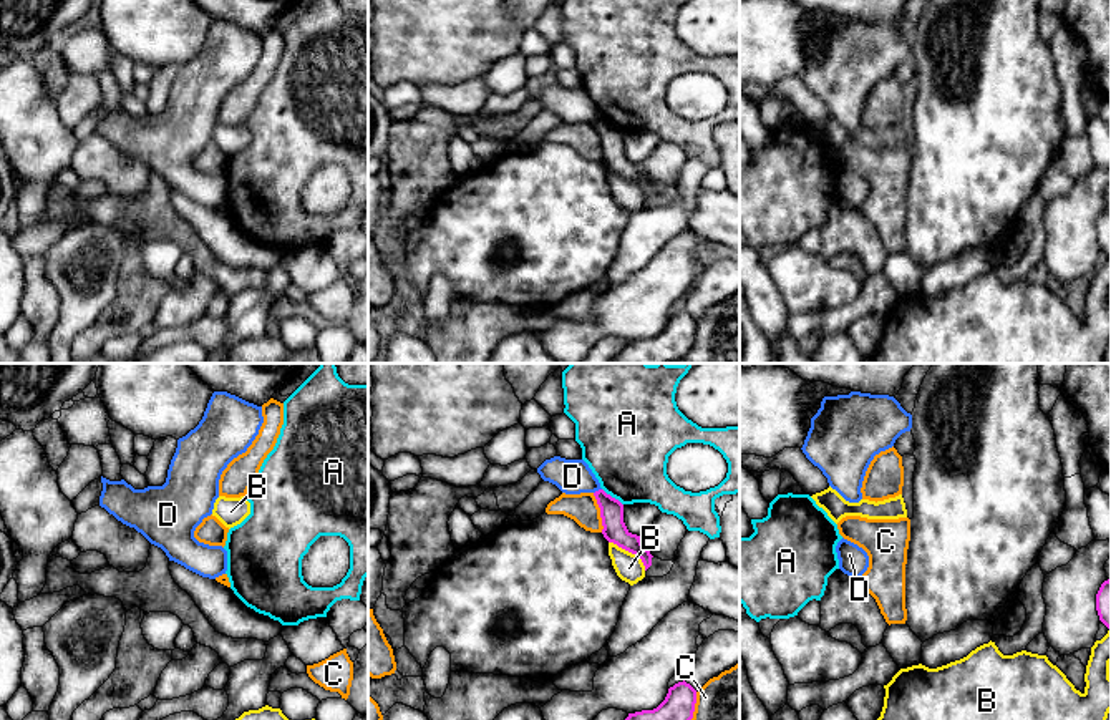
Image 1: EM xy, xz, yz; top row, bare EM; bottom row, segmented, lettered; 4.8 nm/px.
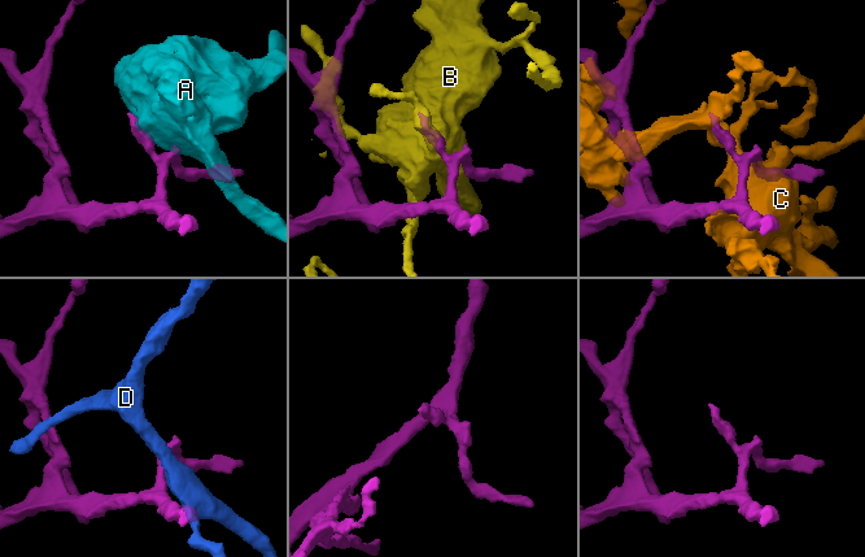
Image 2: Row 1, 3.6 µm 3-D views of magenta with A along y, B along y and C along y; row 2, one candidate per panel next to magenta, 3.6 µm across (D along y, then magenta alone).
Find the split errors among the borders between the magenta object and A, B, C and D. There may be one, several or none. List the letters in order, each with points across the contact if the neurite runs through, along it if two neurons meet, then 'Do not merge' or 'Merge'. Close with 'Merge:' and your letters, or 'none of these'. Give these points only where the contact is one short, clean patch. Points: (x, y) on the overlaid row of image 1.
A: Boundary: xz (602, 488), (622, 505). Do not merge
B: Do not merge
C: Do not merge
D: Boundary: xz (601, 488), (594, 493). Do not merge
Merge: none of these

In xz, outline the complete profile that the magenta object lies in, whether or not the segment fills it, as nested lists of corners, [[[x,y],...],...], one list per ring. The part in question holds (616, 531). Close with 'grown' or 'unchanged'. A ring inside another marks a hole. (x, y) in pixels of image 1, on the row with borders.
[[[604,489],[594,493],[597,504],[600,508],[602,518],[602,534],[609,542],[635,554],[642,559],[645,571],[652,566],[652,554],[642,544],[640,536],[632,534],[623,523],[623,504],[607,494]]]; unchanged

